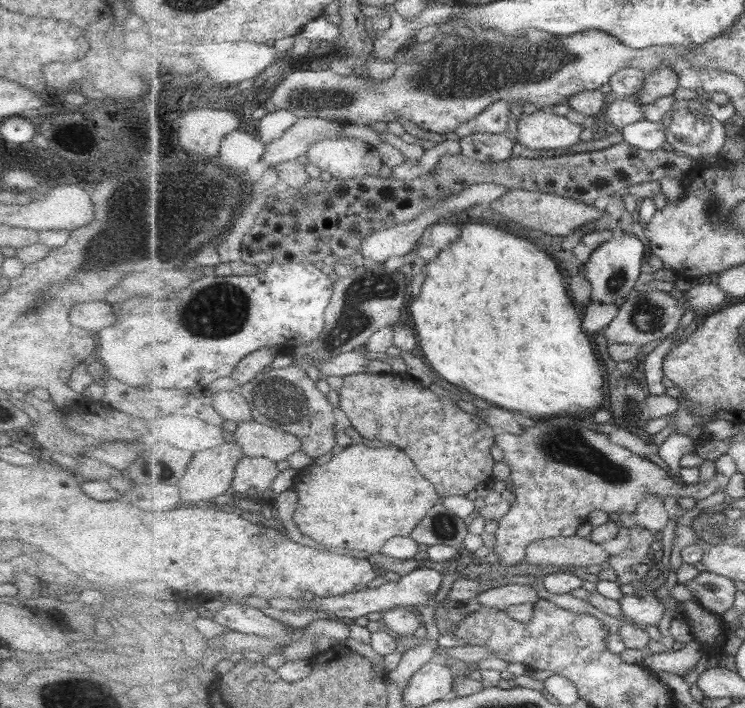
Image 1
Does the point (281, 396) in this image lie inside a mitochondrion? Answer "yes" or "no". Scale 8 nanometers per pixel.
yes

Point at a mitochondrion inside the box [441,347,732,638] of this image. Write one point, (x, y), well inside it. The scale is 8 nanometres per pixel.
(574, 450)

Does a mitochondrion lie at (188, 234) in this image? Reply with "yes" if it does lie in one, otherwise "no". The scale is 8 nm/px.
yes

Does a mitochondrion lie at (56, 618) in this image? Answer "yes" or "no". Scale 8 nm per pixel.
no

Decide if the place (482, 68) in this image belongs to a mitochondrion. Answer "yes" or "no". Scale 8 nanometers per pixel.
yes

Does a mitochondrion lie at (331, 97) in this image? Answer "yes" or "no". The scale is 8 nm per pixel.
yes

